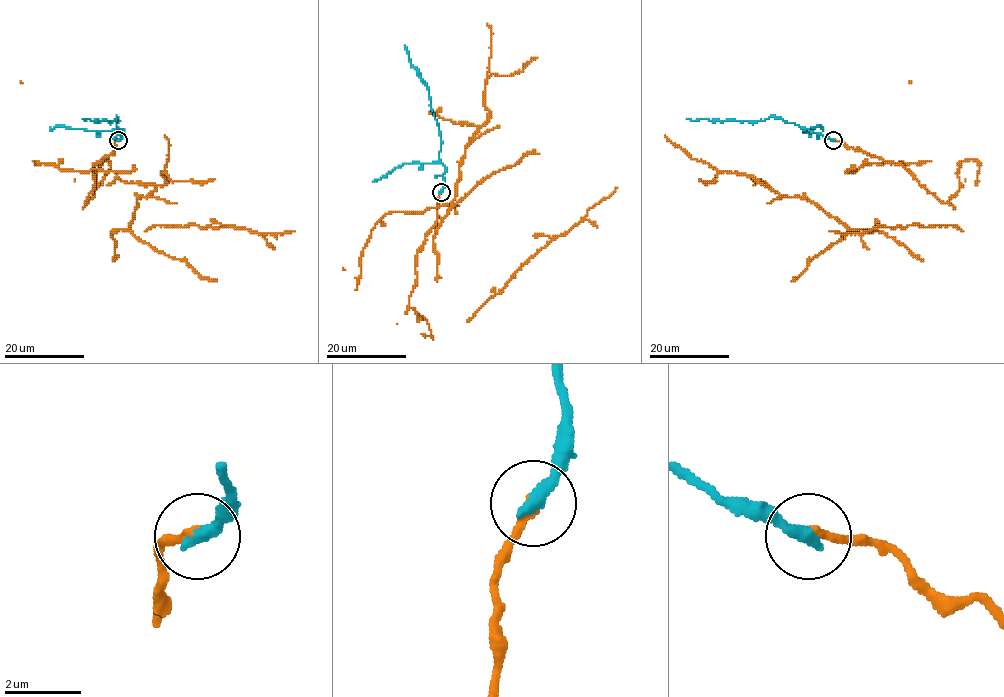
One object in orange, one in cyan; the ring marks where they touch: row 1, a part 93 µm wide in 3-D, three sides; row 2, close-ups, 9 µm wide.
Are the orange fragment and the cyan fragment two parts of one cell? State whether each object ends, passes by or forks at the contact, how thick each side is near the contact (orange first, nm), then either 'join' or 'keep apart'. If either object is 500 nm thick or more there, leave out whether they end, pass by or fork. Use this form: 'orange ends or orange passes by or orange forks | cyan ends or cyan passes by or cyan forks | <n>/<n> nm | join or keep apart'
orange ends | cyan ends | 240/400 nm | join

